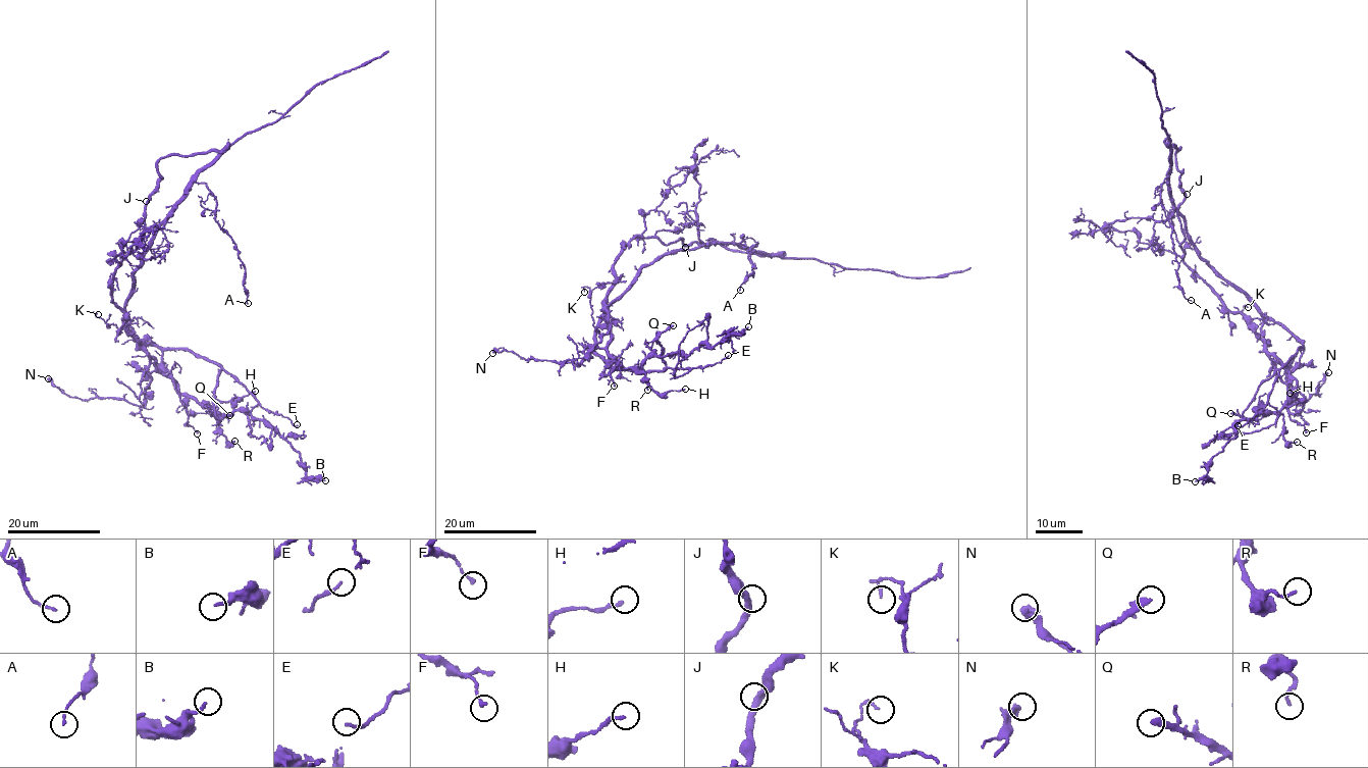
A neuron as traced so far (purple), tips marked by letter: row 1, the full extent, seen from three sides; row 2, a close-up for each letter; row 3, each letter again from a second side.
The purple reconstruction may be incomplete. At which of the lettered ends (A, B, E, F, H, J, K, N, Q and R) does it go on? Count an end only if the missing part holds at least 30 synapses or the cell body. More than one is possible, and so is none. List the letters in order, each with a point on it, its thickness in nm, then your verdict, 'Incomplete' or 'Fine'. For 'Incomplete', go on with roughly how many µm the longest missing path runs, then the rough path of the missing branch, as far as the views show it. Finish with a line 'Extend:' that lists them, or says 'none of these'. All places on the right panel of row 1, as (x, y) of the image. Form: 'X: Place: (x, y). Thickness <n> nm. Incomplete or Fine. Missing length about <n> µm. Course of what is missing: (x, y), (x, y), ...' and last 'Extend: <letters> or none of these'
A: Place: (1191, 300). Thickness 120 nm. Fine
B: Place: (1195, 481). Thickness 160 nm. Fine
E: Place: (1238, 425). Thickness 160 nm. Fine
F: Place: (1306, 432). Thickness 170 nm. Fine
H: Place: (1290, 393). Thickness 170 nm. Fine
J: Place: (1187, 194). Thickness 360 nm. Fine
K: Place: (1248, 307). Thickness 90 nm. Fine
N: Place: (1328, 372). Thickness 440 nm. Fine
Q: Place: (1230, 413). Thickness 400 nm. Fine
R: Place: (1297, 442). Thickness 160 nm. Fine
Extend: none of these

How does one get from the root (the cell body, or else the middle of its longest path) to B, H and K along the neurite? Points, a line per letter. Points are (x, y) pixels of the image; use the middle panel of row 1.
B: (636, 275), (602, 317), (614, 367), (688, 356), (748, 326)
H: (636, 275), (602, 317), (611, 331), (607, 350), (614, 367), (642, 368), (645, 381), (659, 393), (685, 389)
K: (636, 275), (634, 283), (615, 299), (606, 316), (595, 326), (587, 286), (584, 287), (584, 292)

